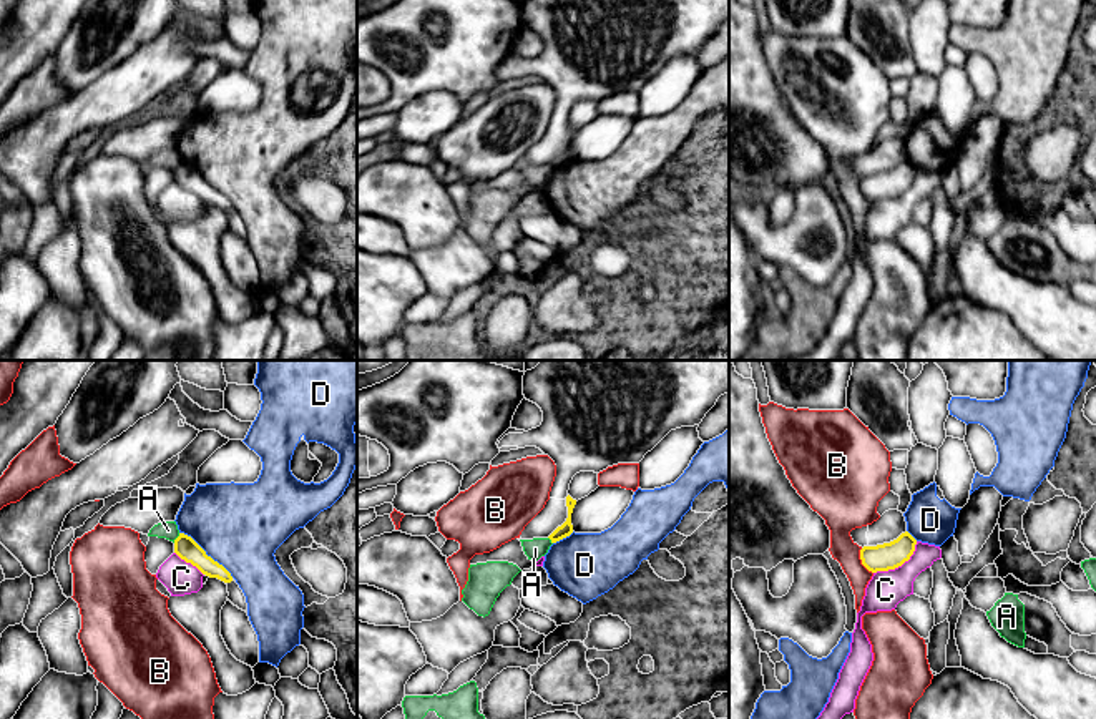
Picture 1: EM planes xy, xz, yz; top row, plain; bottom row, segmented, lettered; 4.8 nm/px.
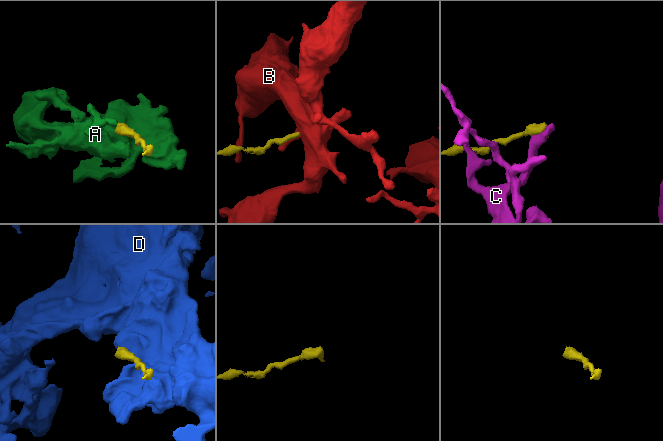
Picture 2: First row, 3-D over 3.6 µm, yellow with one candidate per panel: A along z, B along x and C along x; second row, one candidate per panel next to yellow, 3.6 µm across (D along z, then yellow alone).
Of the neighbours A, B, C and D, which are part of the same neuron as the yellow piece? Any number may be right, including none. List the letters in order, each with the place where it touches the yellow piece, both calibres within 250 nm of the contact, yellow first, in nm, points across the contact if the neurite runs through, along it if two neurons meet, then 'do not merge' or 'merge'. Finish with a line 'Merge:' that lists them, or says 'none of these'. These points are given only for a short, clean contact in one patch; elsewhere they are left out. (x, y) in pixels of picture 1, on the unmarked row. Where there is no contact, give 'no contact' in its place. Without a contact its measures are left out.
A: contact xy (176, 166); calibres 110 and 90 nm; border xy (180, 161), (173, 170); do not merge
B: contact yz (862, 190); calibres 130 and 180 nm; do not merge
C: contact yz (899, 193); calibres 130 and 180 nm; do not merge
D: contact xy (205, 181); calibres 110 and 420 nm; do not merge
Merge: none of these

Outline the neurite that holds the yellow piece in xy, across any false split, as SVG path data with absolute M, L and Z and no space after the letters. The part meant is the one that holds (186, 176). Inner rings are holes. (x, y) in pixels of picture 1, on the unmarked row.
M179 161L179 164L174 168L174 181L209 206L218 206L224 211L232 209L231 201L223 193L208 184L206 179L184 161Z

